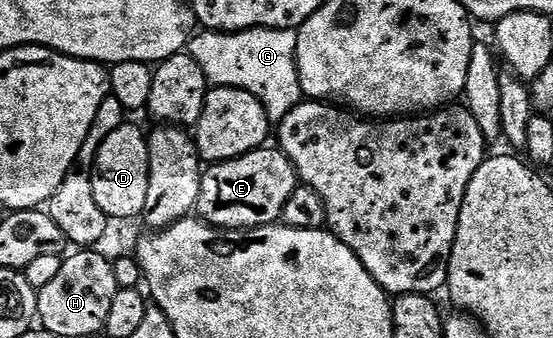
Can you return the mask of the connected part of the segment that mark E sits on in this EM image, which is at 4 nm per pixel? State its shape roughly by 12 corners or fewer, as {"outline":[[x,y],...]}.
{"outline":[[280,149],[209,165],[194,209],[218,230],[279,223],[298,187]]}

